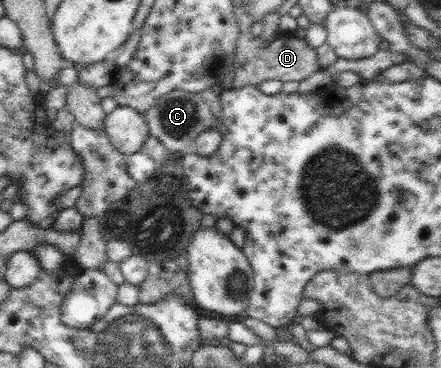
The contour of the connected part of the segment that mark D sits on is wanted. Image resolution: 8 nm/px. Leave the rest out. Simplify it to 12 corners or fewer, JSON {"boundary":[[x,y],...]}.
{"boundary":[[239,21],[233,88],[309,79],[317,52],[298,31],[272,42]]}

